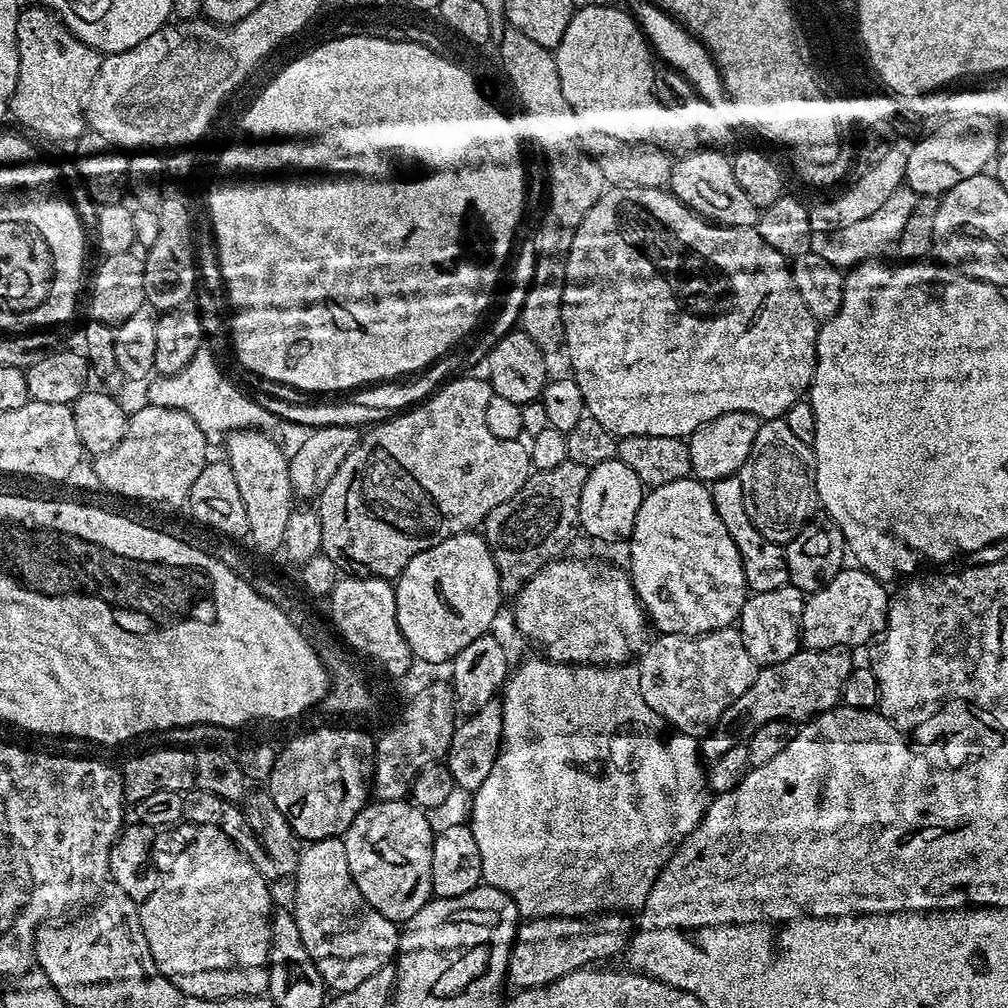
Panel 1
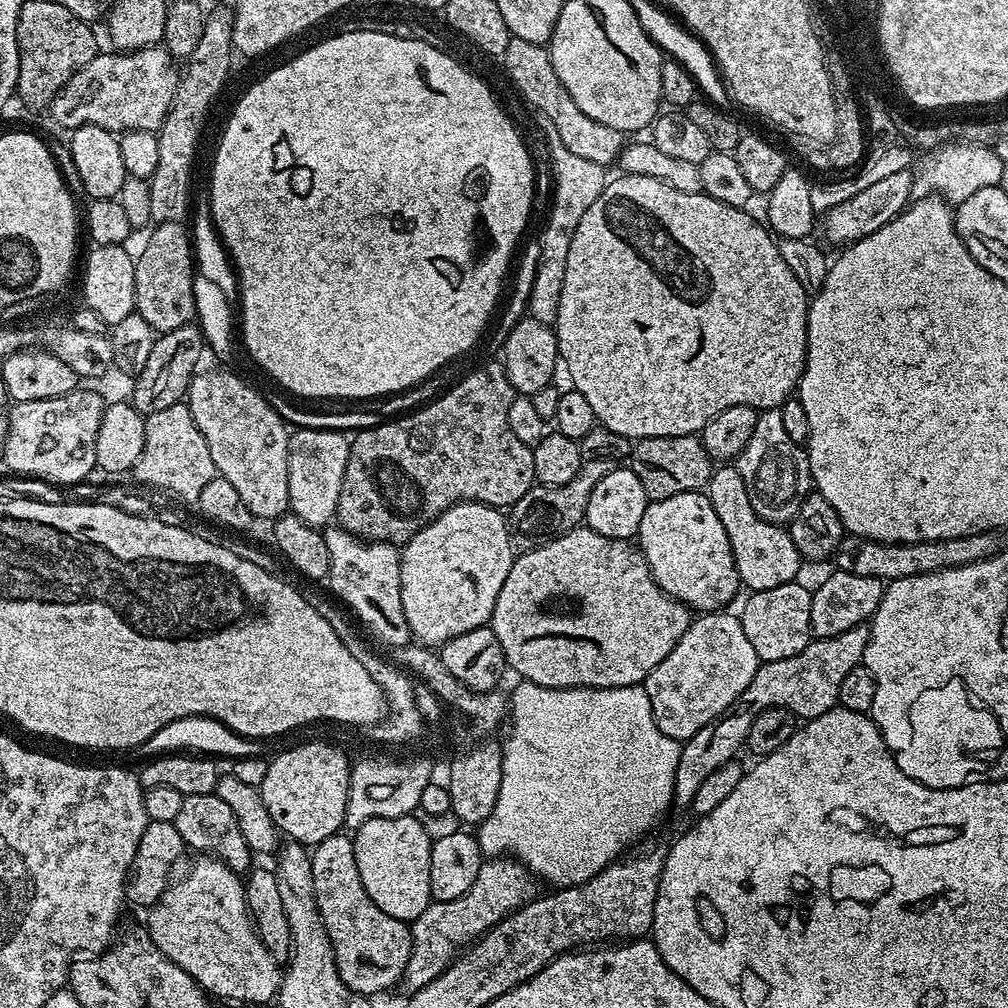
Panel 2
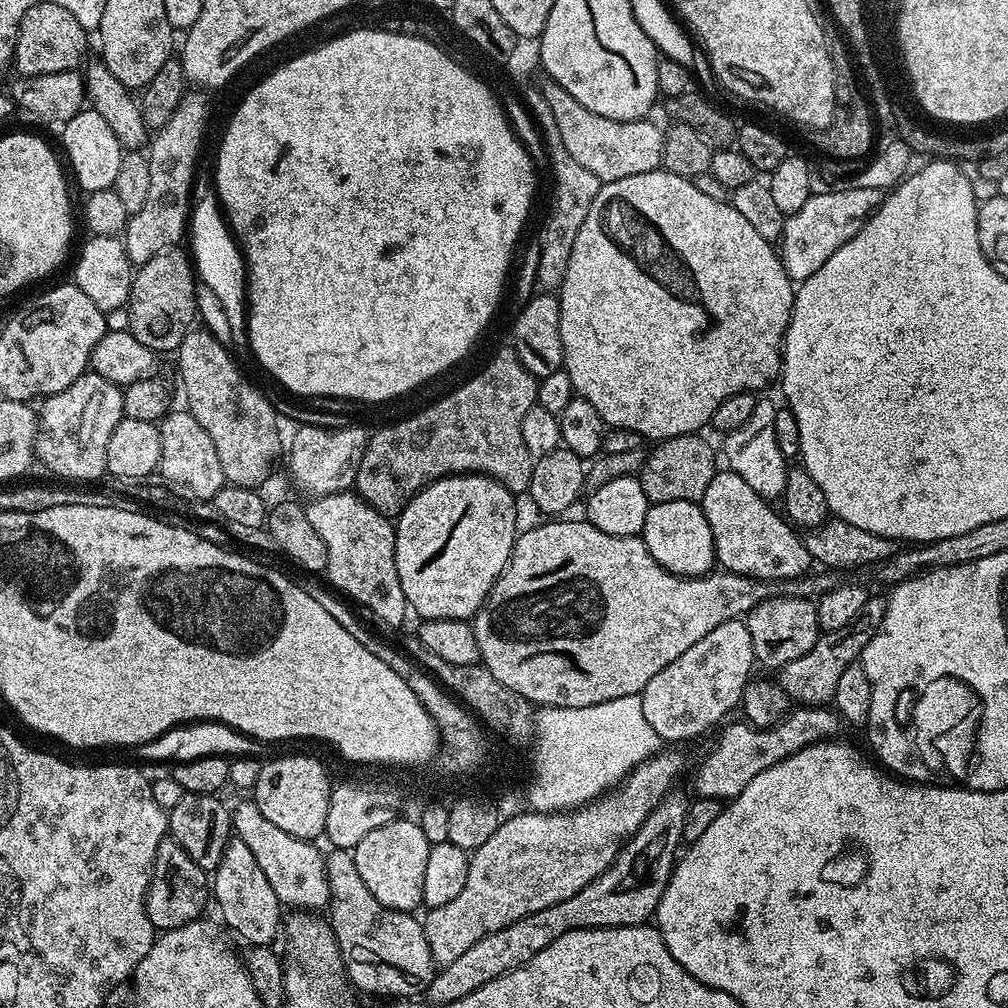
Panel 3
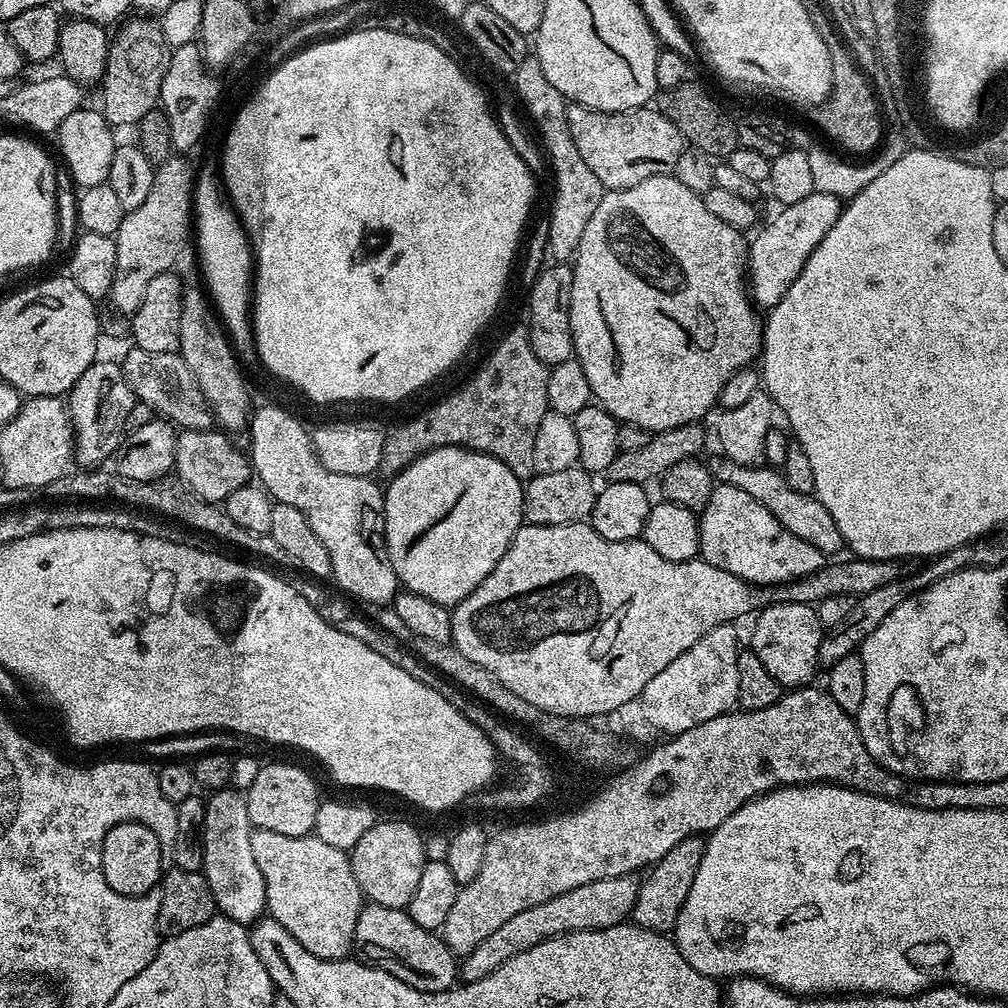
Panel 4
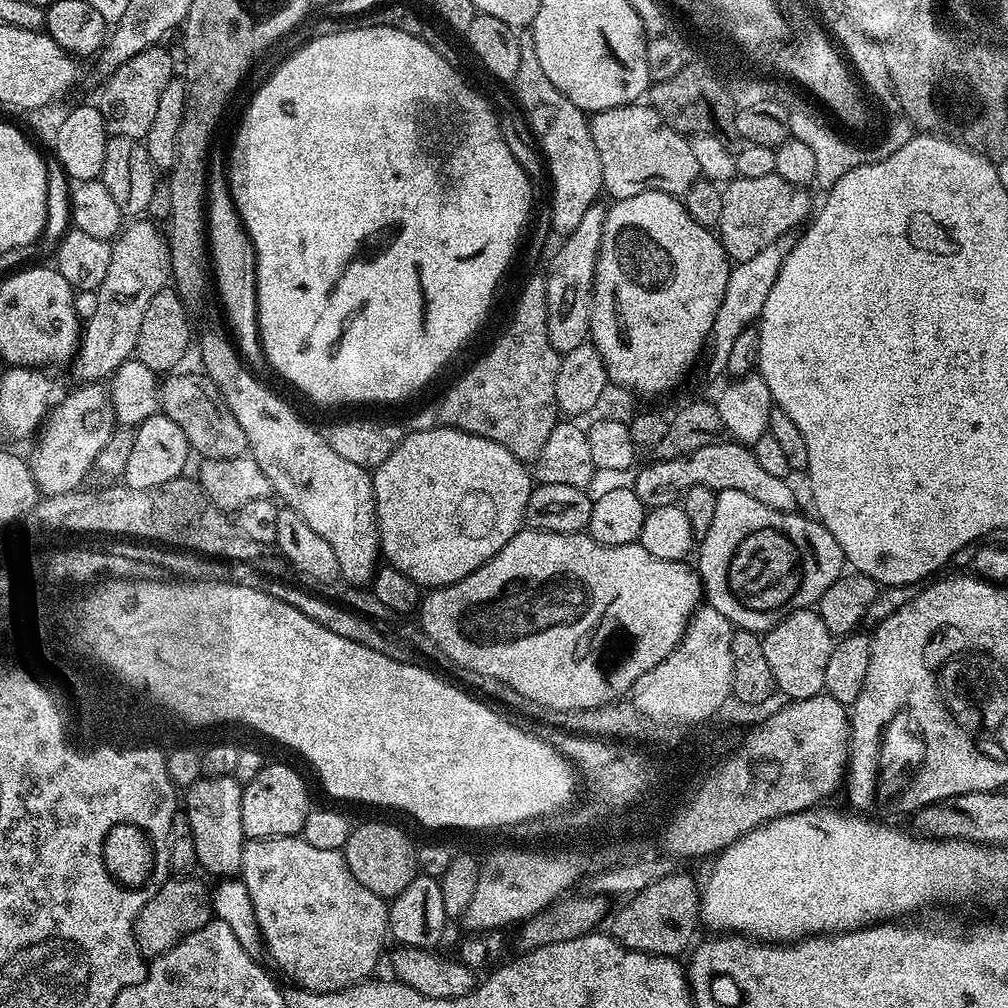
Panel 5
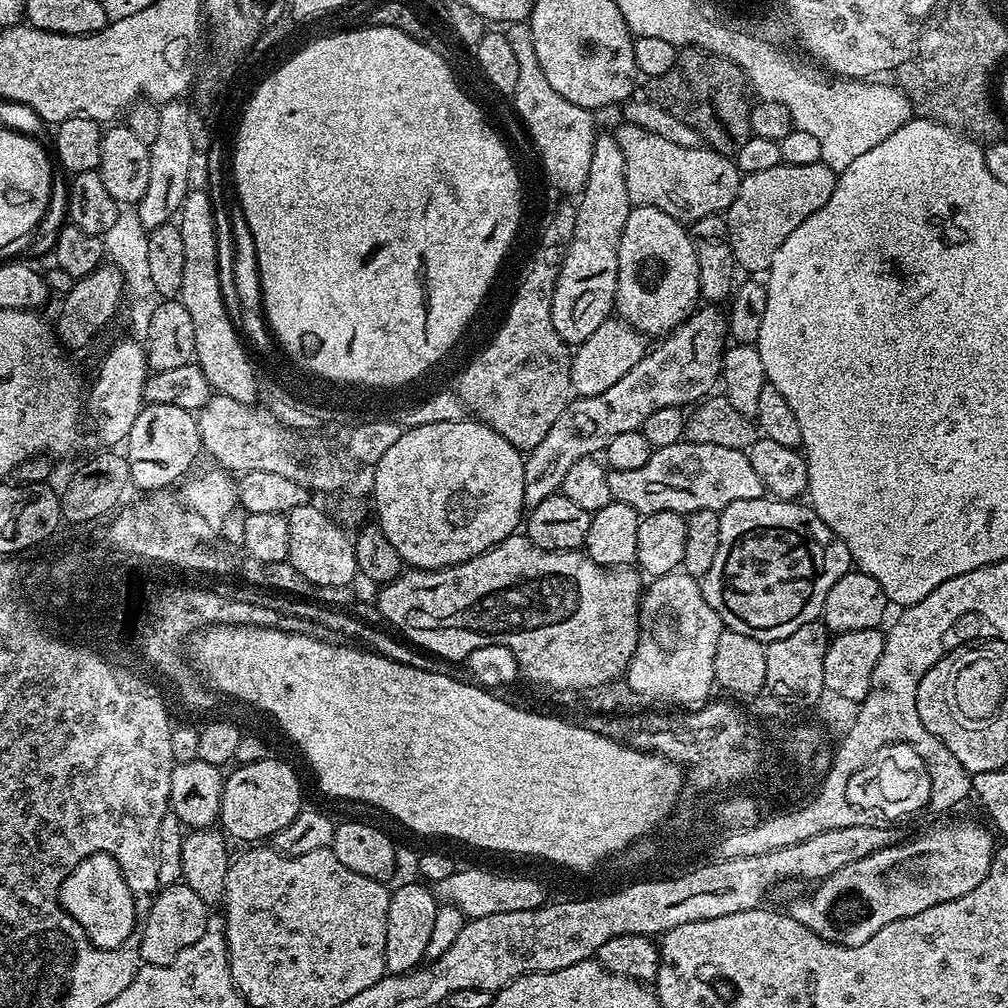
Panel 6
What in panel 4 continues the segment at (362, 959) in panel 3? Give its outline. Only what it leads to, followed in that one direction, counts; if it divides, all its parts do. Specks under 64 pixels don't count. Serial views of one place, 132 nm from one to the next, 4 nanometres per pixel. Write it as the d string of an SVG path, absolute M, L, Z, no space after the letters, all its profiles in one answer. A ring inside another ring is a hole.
M371 902L365 903L364 908L358 914L354 948L357 953L361 952L359 955L367 963L377 968L385 968L387 972L394 974L394 978L423 992L445 992L447 988L453 987L458 980L456 953L450 951L446 942L436 932L422 930L422 926L418 926L418 922L414 922L414 918L410 918L410 914L402 908L387 908Z

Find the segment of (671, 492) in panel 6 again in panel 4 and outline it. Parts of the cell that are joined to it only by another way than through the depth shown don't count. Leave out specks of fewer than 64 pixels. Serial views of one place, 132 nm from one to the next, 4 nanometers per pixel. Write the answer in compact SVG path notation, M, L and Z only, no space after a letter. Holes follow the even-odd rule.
M727 458L719 459L711 461L710 471L713 477L719 483L738 486L738 490L746 490L746 494L762 502L762 506L766 506L766 510L770 510L770 514L774 514L774 518L778 518L778 522L782 522L782 526L786 526L790 534L798 534L802 542L810 542L810 546L825 554L845 547L842 530L838 530L830 510L826 510L826 506L822 506L822 502L814 494L798 494L798 490L792 489L781 469L771 466L742 466Z

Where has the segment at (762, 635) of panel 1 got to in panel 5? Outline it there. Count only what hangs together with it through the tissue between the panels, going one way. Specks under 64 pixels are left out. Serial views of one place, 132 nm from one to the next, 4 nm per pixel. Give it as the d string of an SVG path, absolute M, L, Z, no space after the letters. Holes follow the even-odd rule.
M812 608L790 614L778 626L763 633L762 651L766 654L766 663L770 666L770 674L774 674L779 692L789 701L821 695L826 682L826 662L830 662L833 643L830 630L826 630L826 622L822 622L819 611Z

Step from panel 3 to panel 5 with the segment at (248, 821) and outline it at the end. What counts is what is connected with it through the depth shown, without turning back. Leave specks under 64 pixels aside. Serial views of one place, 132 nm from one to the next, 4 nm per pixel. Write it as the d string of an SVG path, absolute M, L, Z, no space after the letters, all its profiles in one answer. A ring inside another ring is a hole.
M300 834L248 840L242 850L239 879L243 880L254 904L263 951L276 963L277 973L285 972L307 992L337 992L375 973L372 971L380 960L384 936L386 940L389 935L388 904L350 874L343 851L317 850Z

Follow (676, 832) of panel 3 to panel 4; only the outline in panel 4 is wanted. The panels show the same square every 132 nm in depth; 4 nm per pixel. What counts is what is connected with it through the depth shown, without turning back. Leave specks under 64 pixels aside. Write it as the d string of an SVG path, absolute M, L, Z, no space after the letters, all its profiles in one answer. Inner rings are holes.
M635 875L615 876L598 882L586 882L586 886L578 886L566 894L558 894L558 898L542 902L542 906L530 906L530 910L514 914L514 918L509 918L502 927L494 930L490 938L478 942L470 955L459 961L459 979L466 984L478 982L478 978L494 974L494 970L498 970L502 962L514 958L514 954L522 954L530 950L530 946L538 946L538 942L546 942L555 936L567 932L589 932L595 928L609 928L625 923L632 915L639 889L640 880Z

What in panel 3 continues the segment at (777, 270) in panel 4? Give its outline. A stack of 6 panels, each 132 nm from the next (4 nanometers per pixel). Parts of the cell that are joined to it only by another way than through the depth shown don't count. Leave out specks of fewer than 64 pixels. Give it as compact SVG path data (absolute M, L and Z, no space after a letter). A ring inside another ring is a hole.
M849 186L849 188L836 188L833 192L828 191L813 191L812 196L806 198L802 210L787 213L784 229L778 241L778 253L786 274L794 282L810 278L810 274L814 274L814 270L824 270L826 258L830 258L834 254L834 250L845 247L850 242L850 238L854 238L854 234L858 234L858 230L862 230L862 226L867 220L871 216L877 215L882 207L882 192L879 188Z

